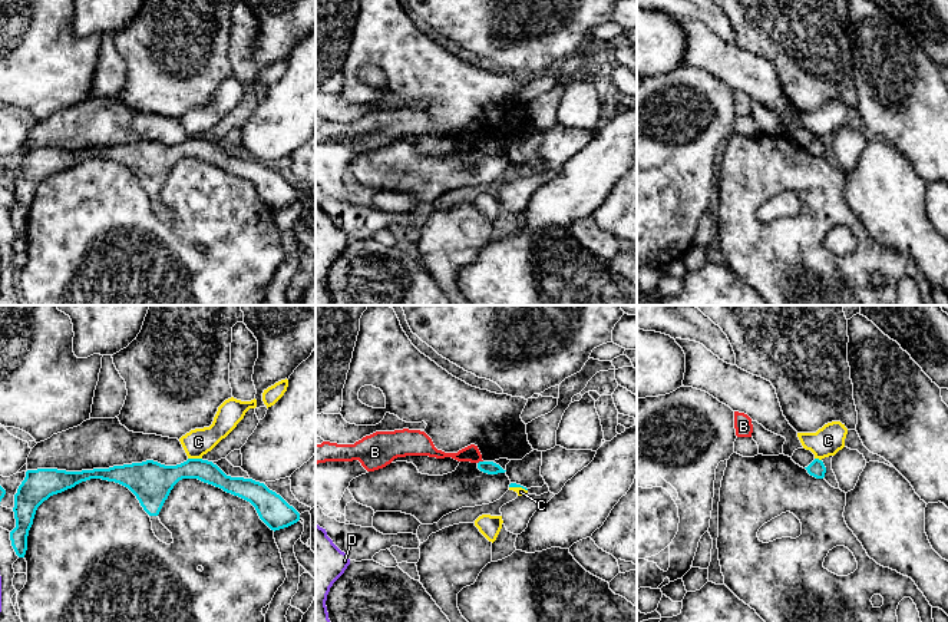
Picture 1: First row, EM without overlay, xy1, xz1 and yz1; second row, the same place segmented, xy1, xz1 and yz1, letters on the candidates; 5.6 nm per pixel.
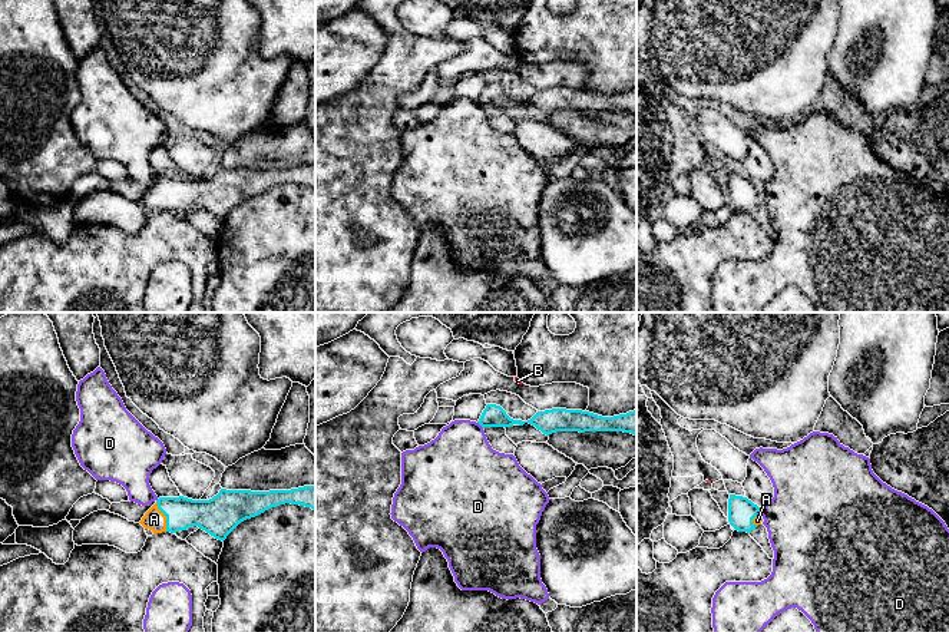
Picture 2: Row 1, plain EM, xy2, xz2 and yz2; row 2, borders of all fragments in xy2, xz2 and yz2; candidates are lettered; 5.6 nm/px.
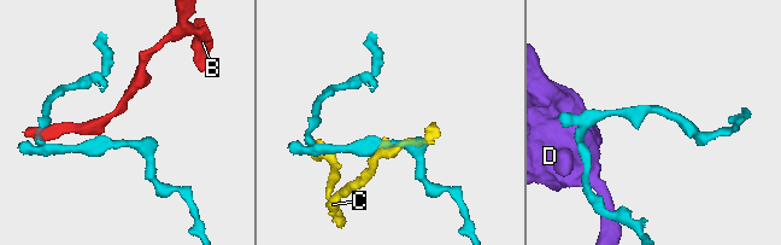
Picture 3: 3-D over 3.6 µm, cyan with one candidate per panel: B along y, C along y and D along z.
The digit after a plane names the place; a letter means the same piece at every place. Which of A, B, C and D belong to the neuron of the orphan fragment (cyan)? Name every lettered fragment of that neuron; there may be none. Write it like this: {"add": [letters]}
{"add": ["A"]}

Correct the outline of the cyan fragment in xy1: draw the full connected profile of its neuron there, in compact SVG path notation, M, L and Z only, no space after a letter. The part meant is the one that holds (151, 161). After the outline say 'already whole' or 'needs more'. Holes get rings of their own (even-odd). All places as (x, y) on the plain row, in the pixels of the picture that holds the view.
M188 138L176 145L146 139L82 150L37 148L26 150L26 156L14 173L16 206L10 211L10 219L19 236L26 234L27 215L37 186L50 175L90 158L115 161L128 166L149 195L159 193L179 159L198 158L250 181L260 198L274 211L300 199L300 192L264 162L227 155L217 143L202 138Z | already whole

